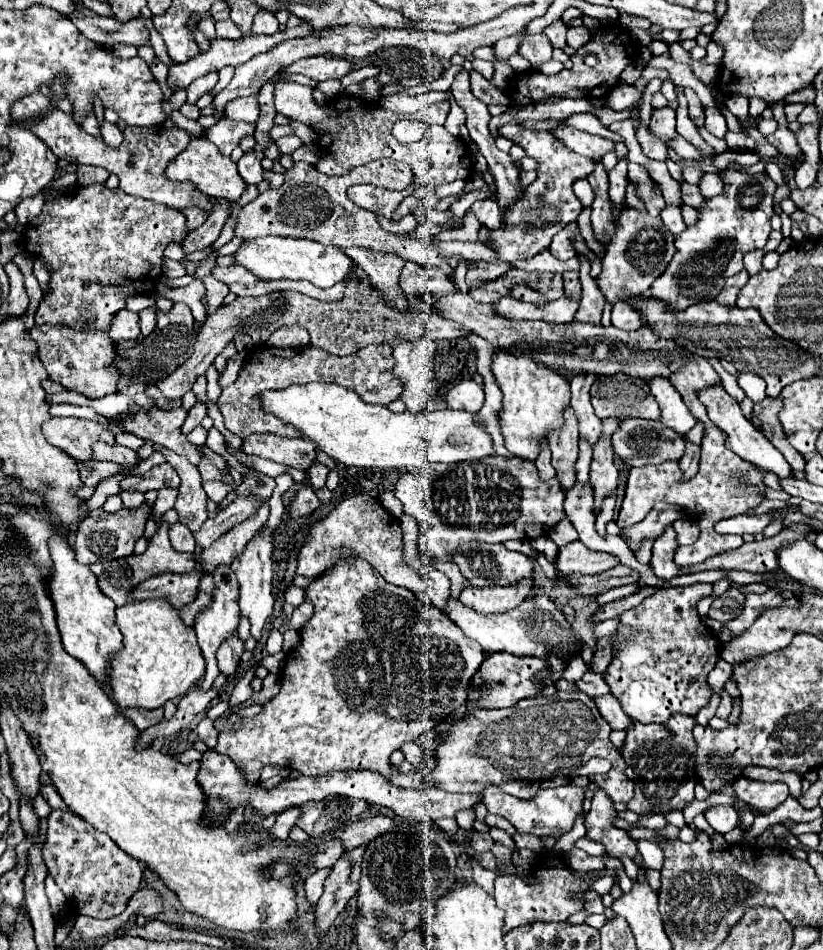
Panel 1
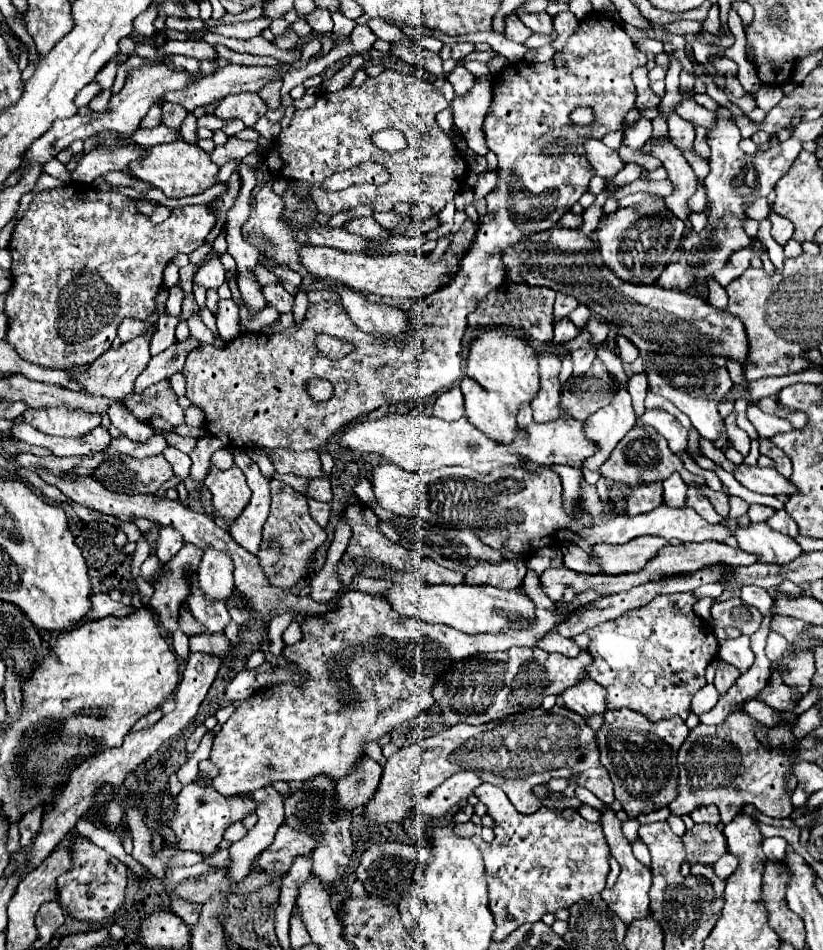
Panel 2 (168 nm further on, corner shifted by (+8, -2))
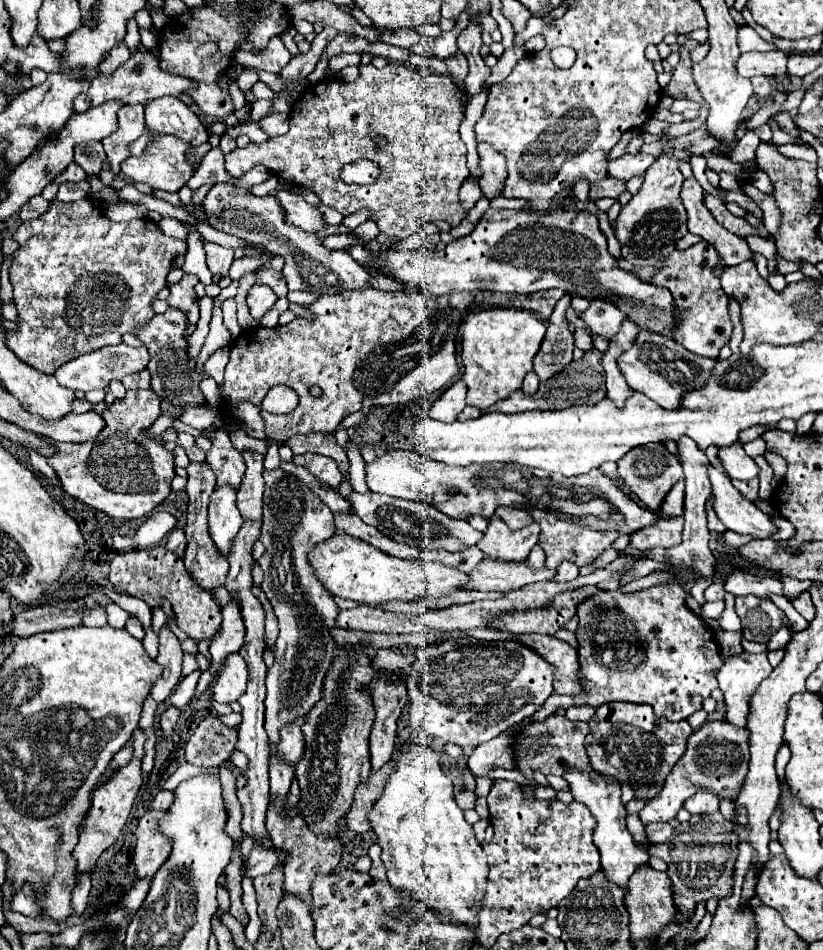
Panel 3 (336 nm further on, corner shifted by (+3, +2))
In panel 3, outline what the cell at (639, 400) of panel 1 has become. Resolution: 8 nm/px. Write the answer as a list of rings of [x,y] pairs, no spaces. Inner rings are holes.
[[[591,349],[583,355],[583,359],[579,361],[571,361],[561,373],[557,373],[553,379],[545,381],[539,385],[539,391],[533,397],[527,397],[523,391],[517,391],[513,395],[509,395],[505,401],[499,401],[497,405],[493,405],[491,409],[475,409],[475,407],[465,407],[465,411],[459,415],[461,421],[471,419],[471,417],[479,417],[483,413],[491,413],[491,411],[507,411],[507,413],[517,413],[517,411],[529,411],[529,409],[567,409],[573,405],[593,405],[599,403],[603,399],[603,367],[601,367],[601,351]]]

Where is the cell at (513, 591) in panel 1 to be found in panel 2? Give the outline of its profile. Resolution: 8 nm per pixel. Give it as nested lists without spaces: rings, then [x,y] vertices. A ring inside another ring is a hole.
[[[504,559],[502,563],[480,561],[466,573],[468,583],[488,583],[500,589],[516,589],[522,585],[526,565],[522,559]]]

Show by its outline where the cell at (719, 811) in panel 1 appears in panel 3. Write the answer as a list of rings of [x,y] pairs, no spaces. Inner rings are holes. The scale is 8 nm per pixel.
[[[699,791],[685,801],[685,809],[691,815],[711,815],[719,811],[719,799],[709,791]]]

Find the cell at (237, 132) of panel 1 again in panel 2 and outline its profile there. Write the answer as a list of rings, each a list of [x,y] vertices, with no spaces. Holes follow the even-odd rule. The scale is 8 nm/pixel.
[[[386,69],[378,77],[368,77],[360,87],[348,85],[334,93],[320,93],[312,107],[294,111],[290,125],[282,129],[282,133],[276,137],[276,141],[270,143],[268,149],[260,149],[260,145],[252,141],[230,137],[228,143],[216,147],[210,157],[218,167],[222,167],[232,159],[242,159],[248,153],[260,151],[272,175],[278,173],[288,181],[308,181],[318,211],[328,215],[346,211],[360,203],[372,207],[374,211],[390,211],[400,201],[408,201],[414,207],[430,205],[432,215],[420,223],[412,221],[410,231],[404,231],[404,235],[414,237],[418,233],[430,233],[432,229],[440,227],[438,213],[448,201],[454,199],[466,179],[468,165],[464,153],[456,149],[452,139],[436,123],[436,113],[446,107],[448,103],[444,95],[428,79]],[[370,135],[376,147],[370,143]],[[384,151],[394,155],[384,155]],[[362,161],[382,163],[390,173],[388,183],[378,186],[354,185],[344,191],[334,191],[328,197],[328,191],[322,189],[324,175],[350,169]]]

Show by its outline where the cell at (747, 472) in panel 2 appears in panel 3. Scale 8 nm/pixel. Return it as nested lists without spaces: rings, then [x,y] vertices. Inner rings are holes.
[[[733,443],[731,447],[721,447],[719,449],[719,459],[725,467],[725,471],[731,475],[731,479],[739,481],[749,481],[759,477],[759,465],[743,451],[739,443]]]

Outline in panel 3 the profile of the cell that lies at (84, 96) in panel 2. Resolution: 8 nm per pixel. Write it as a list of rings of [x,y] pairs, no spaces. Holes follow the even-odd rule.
[[[121,43],[119,47],[113,47],[113,51],[109,51],[105,63],[101,63],[101,73],[103,75],[111,75],[113,71],[117,71],[117,67],[121,67],[121,63],[125,63],[131,57],[129,49],[125,47],[125,43]]]

